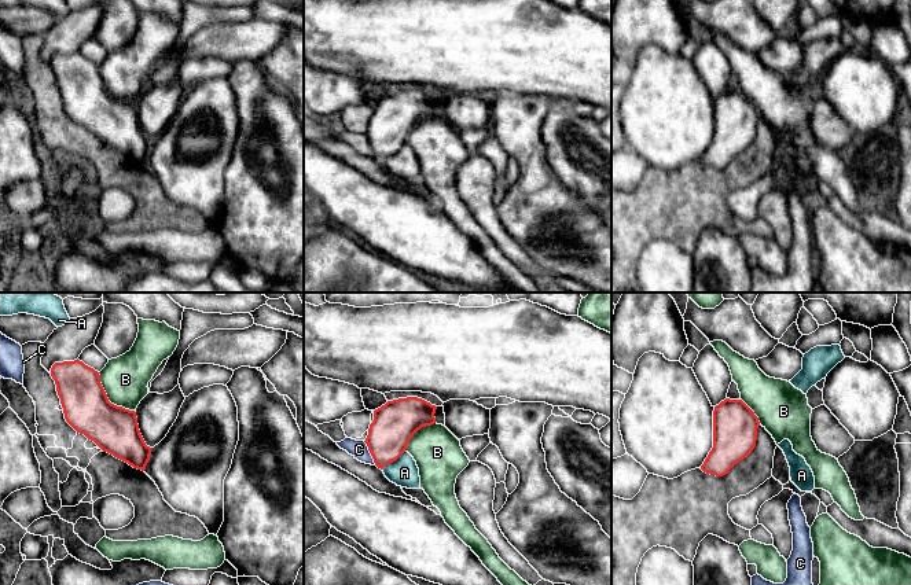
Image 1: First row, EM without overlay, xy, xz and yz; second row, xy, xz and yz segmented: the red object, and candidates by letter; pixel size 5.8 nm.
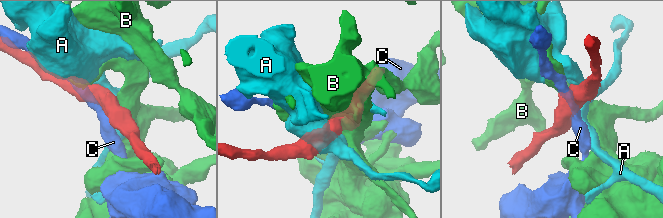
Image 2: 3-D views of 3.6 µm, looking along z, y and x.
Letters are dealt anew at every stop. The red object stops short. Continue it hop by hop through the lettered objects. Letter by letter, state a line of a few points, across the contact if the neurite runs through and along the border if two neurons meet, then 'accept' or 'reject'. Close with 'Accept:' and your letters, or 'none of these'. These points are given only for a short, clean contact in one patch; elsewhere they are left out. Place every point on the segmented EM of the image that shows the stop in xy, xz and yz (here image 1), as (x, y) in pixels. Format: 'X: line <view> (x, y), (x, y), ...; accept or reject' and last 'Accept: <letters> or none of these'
A: reject
B: line xy (98, 372), (106, 397), (111, 403), (133, 411); reject
C: reject
Accept: none of these

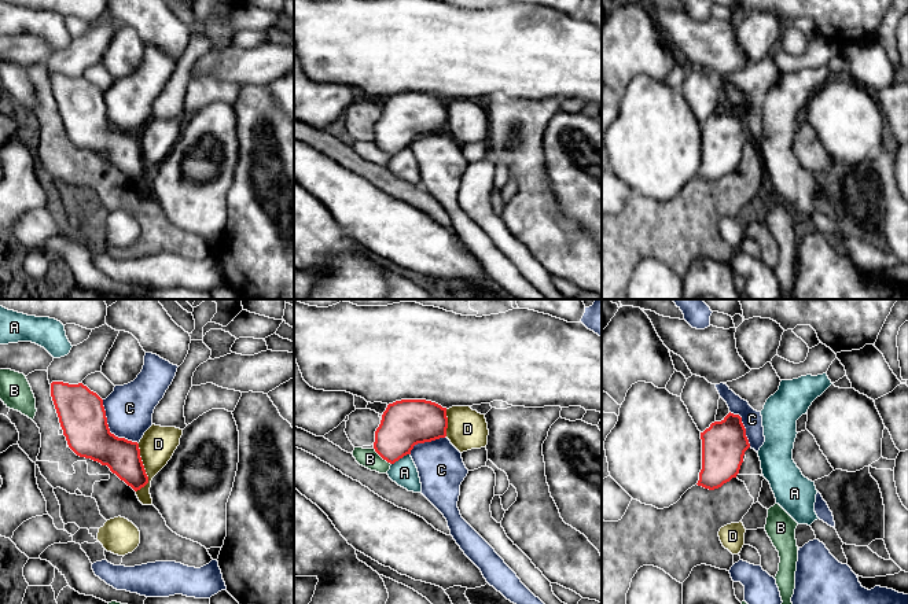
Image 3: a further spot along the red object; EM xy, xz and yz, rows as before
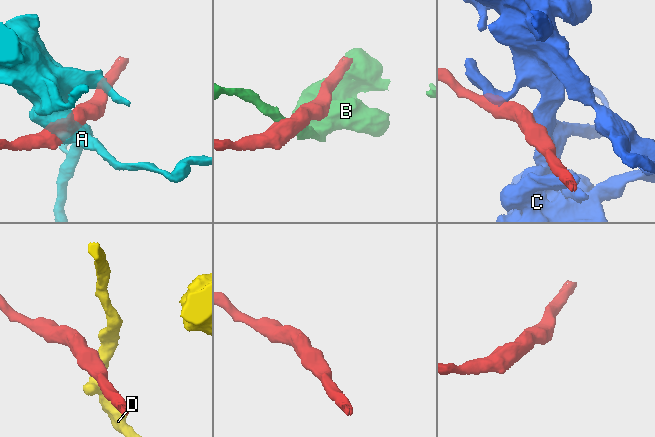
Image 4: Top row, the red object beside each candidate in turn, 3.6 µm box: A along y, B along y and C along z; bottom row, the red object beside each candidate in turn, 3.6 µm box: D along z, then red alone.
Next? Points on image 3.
A: reject
B: reject
C: line xy (102, 400), (109, 430), (118, 437), (138, 444); reject
D: line xy (138, 444), (147, 482), (136, 492); reject
Accept: none of these

